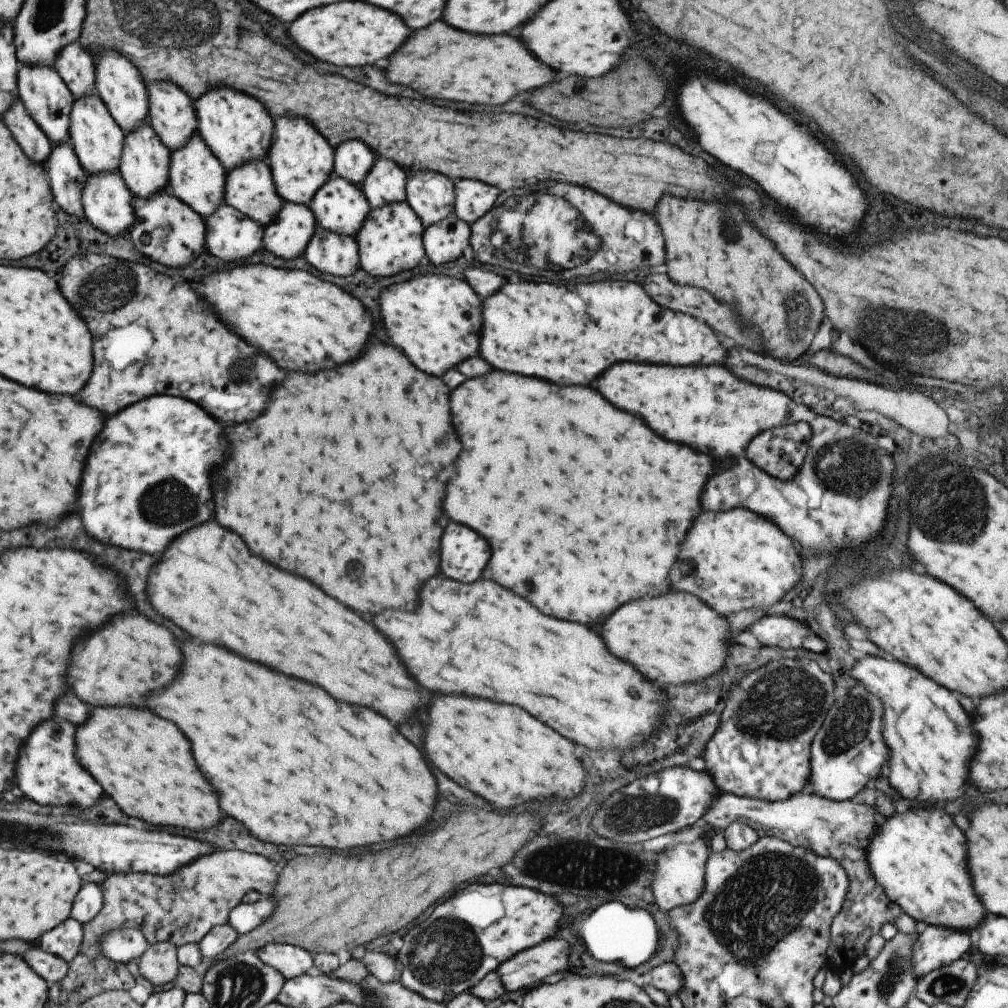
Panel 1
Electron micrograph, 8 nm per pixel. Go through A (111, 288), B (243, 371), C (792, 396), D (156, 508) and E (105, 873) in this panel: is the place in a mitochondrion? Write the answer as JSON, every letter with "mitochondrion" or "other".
{"A":"mitochondrion","B":"mitochondrion","C":"other","D":"mitochondrion","E":"other"}

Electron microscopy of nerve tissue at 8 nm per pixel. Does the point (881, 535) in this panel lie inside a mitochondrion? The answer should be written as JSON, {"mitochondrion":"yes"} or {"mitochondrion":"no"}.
{"mitochondrion":"no"}

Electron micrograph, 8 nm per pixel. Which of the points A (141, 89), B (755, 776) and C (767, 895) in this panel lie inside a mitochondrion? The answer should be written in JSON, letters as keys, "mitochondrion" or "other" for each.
{"A":"other","B":"other","C":"mitochondrion"}

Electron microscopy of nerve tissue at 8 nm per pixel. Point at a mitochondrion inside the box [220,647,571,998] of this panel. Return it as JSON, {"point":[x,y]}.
{"point":[445,950]}

